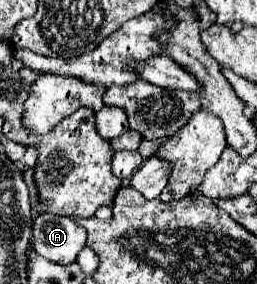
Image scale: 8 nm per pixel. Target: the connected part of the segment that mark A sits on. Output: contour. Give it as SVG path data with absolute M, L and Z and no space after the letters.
M41 213L33 223L33 245L39 255L53 263L73 263L85 241L87 231L69 217Z

